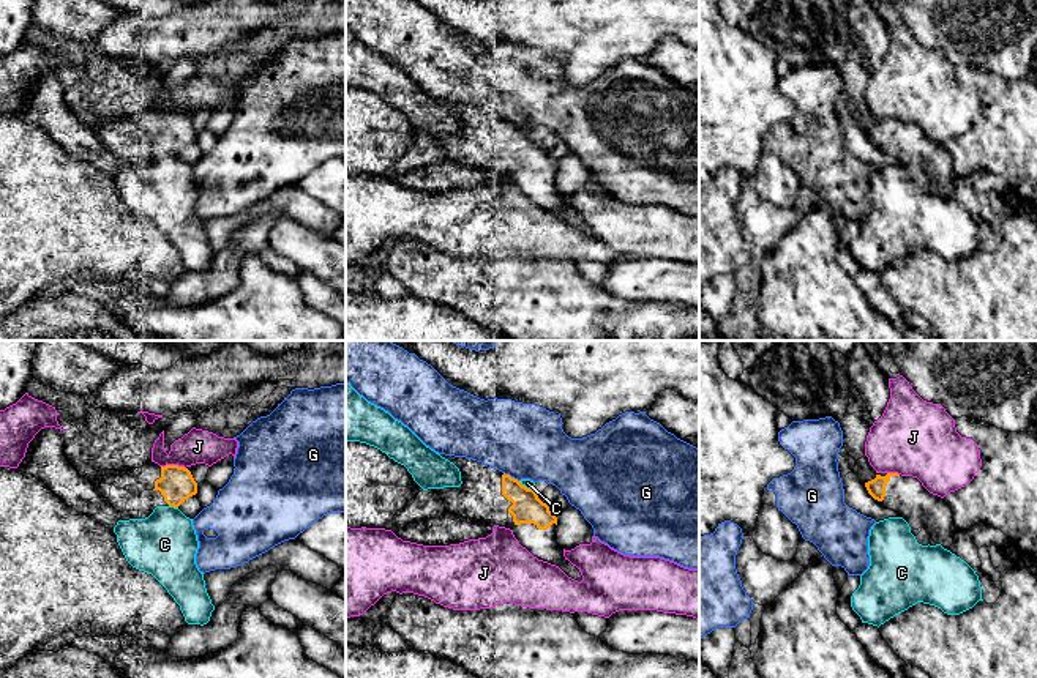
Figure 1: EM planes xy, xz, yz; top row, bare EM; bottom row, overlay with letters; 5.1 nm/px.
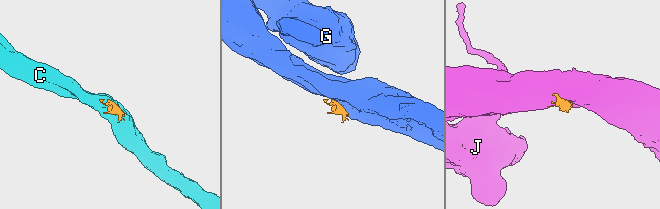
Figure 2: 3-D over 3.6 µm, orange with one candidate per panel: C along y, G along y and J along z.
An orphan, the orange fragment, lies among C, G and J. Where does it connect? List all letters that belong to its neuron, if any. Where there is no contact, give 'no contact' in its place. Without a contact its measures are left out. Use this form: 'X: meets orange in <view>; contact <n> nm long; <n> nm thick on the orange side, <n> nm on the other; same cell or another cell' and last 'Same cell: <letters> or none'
C: meets orange in xy; contact 50 nm long; 180 nm thick on the orange side, 340 nm on the other; another cell
G: meets orange in xz; contact 100 nm long; 160 nm thick on the orange side, 380 nm on the other; another cell
J: meets orange in xy; contact 130 nm long; 180 nm thick on the orange side, 180 nm on the other; another cell
Same cell: none

